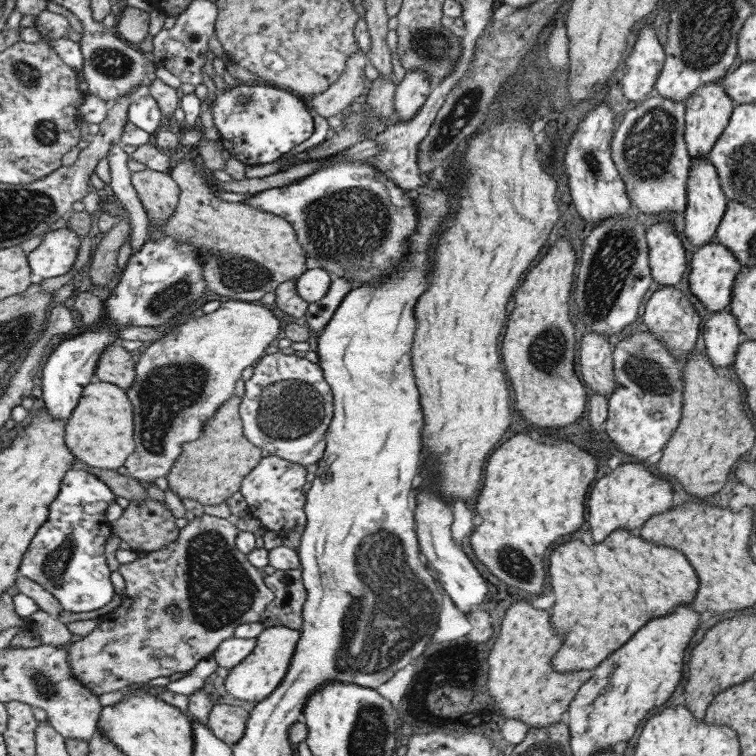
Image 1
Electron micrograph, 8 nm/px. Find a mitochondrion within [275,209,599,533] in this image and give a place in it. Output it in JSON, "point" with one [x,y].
{"point":[546,352]}

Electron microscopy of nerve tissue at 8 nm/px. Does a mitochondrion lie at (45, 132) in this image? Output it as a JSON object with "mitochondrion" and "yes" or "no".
{"mitochondrion":"yes"}

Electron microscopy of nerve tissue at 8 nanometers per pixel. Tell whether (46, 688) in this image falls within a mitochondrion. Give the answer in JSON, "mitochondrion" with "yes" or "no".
{"mitochondrion":"yes"}

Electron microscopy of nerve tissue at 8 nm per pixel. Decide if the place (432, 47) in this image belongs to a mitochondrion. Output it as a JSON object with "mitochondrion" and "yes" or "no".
{"mitochondrion":"yes"}

